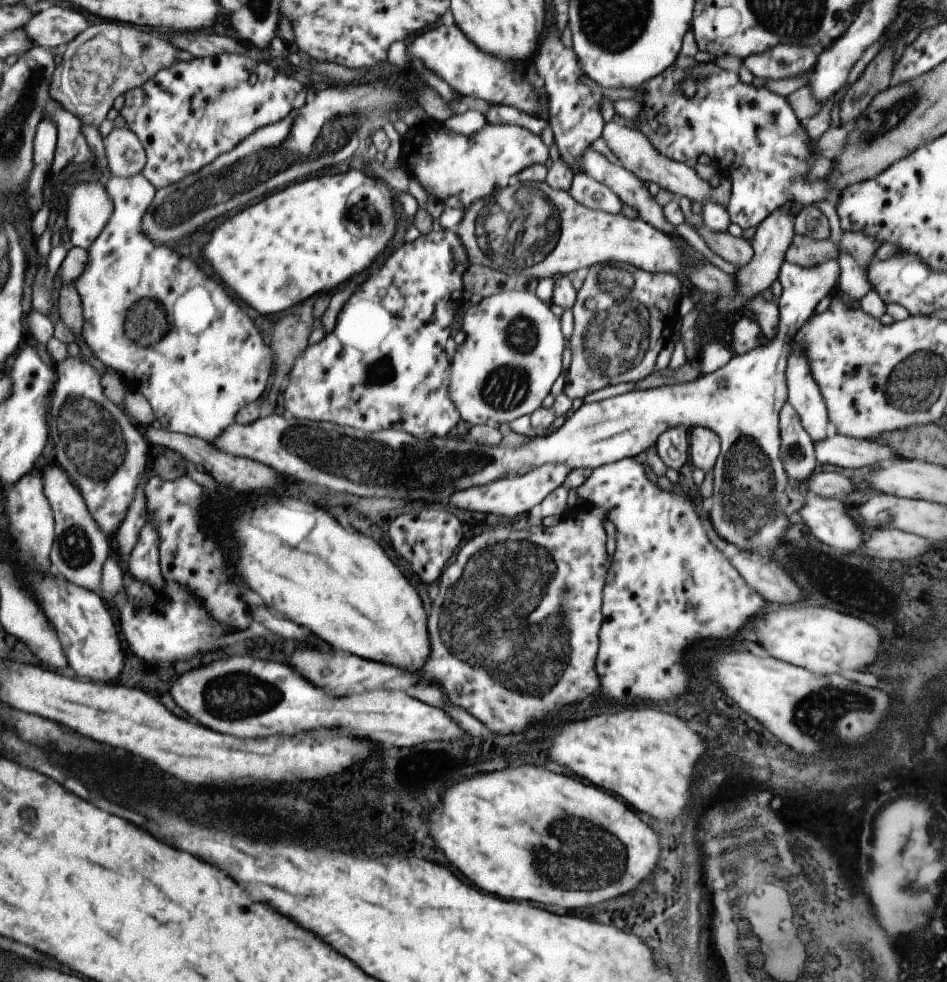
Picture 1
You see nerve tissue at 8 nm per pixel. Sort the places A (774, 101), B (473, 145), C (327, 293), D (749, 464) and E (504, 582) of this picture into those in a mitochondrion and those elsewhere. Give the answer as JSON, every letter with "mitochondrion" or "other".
{"A":"other","B":"other","C":"other","D":"mitochondrion","E":"mitochondrion"}

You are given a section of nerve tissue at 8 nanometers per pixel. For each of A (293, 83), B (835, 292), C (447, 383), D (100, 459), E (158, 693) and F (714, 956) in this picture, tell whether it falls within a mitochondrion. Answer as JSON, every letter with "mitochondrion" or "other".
{"A":"other","B":"other","C":"other","D":"mitochondrion","E":"other","F":"other"}

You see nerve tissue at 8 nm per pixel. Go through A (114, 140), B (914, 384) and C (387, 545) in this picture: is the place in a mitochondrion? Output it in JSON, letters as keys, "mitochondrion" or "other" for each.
{"A":"other","B":"mitochondrion","C":"other"}

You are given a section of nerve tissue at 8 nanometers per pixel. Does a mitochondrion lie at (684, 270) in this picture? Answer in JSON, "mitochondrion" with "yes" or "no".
{"mitochondrion":"no"}

